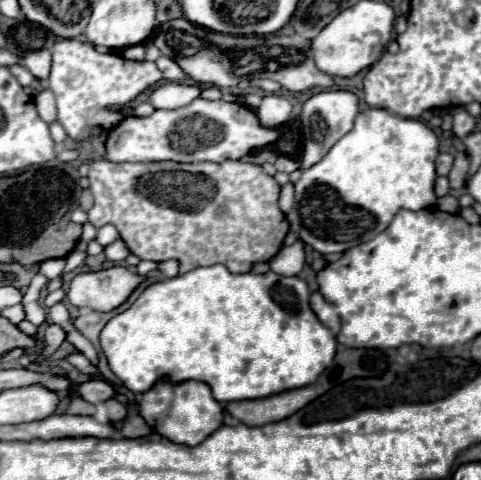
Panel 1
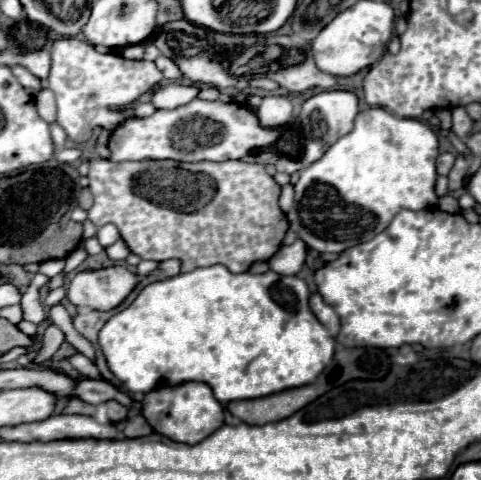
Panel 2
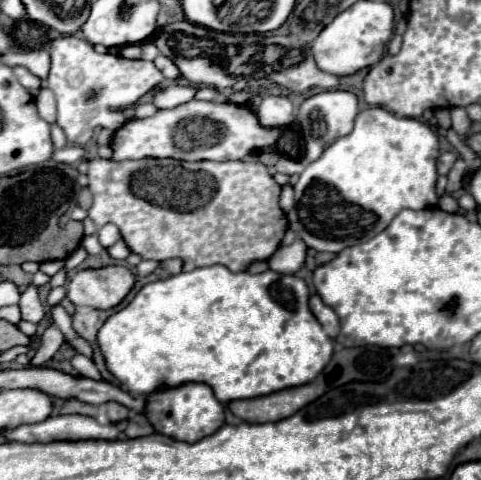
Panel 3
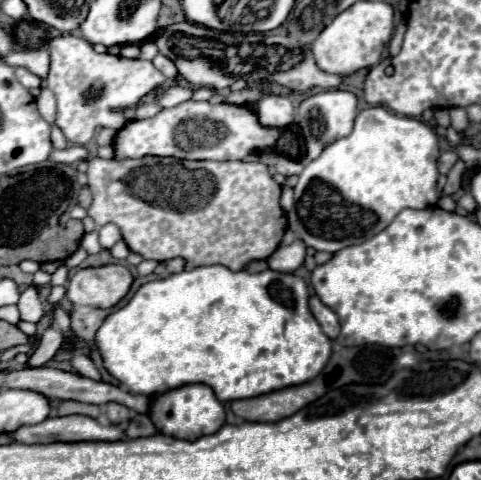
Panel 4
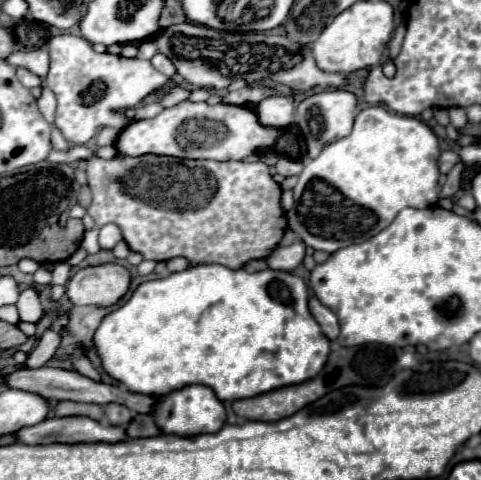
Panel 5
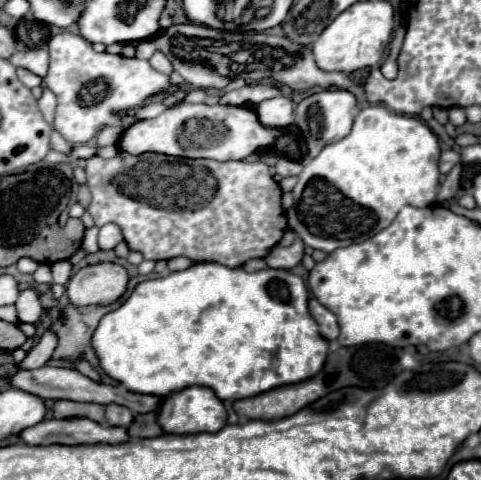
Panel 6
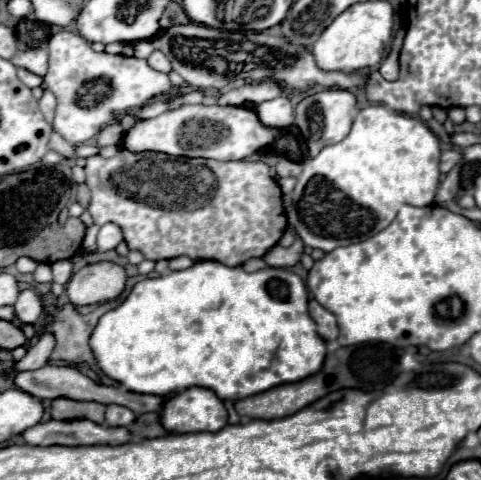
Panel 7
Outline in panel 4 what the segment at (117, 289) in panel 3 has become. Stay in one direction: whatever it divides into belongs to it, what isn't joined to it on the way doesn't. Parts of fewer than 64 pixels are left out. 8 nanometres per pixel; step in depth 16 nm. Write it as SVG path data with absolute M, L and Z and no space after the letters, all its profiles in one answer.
M120 264L82 268L70 278L66 296L74 306L110 308L126 296L130 284L132 274Z

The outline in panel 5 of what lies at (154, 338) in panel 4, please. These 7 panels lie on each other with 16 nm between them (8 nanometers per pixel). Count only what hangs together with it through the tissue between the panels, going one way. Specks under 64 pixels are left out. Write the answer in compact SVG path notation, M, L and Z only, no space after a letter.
M198 264L192 266L188 270L182 272L172 272L166 278L156 278L156 280L148 280L142 282L132 296L128 298L128 302L124 306L120 306L118 310L106 314L98 326L98 330L94 332L92 338L92 346L96 348L102 368L120 384L124 384L130 392L136 394L152 394L152 396L164 396L172 390L180 390L184 386L192 386L192 384L202 384L214 390L214 394L224 402L224 400L240 400L240 398L252 398L258 396L260 392L270 392L272 388L282 388L284 384L300 384L304 380L310 380L312 376L316 376L330 354L330 340L320 332L320 326L316 324L316 320L312 318L310 310L308 310L308 286L304 284L304 280L292 272L282 272L282 270L272 270L266 268L262 272L254 272L248 274L246 270L230 270L222 264Z

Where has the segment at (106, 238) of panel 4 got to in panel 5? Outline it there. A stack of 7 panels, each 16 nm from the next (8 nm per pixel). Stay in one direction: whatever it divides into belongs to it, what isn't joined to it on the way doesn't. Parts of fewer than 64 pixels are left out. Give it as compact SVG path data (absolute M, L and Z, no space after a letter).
M106 224L106 226L100 228L98 242L100 242L102 250L112 250L120 240L122 240L122 232L116 224Z

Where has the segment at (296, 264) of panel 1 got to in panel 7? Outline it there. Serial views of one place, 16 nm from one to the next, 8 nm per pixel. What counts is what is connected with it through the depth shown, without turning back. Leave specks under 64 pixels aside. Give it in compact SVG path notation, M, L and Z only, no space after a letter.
M300 238L294 240L294 244L290 248L282 248L282 246L272 246L266 256L264 256L264 262L268 266L274 266L274 268L284 268L284 266L294 266L296 262L300 262L300 254L304 252L304 244Z

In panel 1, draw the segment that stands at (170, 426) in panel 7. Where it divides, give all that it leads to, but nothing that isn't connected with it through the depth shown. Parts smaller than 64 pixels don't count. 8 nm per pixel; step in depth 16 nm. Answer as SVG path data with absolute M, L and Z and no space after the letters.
M164 376L154 384L152 390L144 392L138 398L138 410L140 410L140 416L144 416L144 420L154 432L162 434L164 438L176 444L188 444L188 446L200 444L214 430L218 430L224 420L224 410L220 402L212 396L212 390L208 384L194 382L194 380L170 384Z

